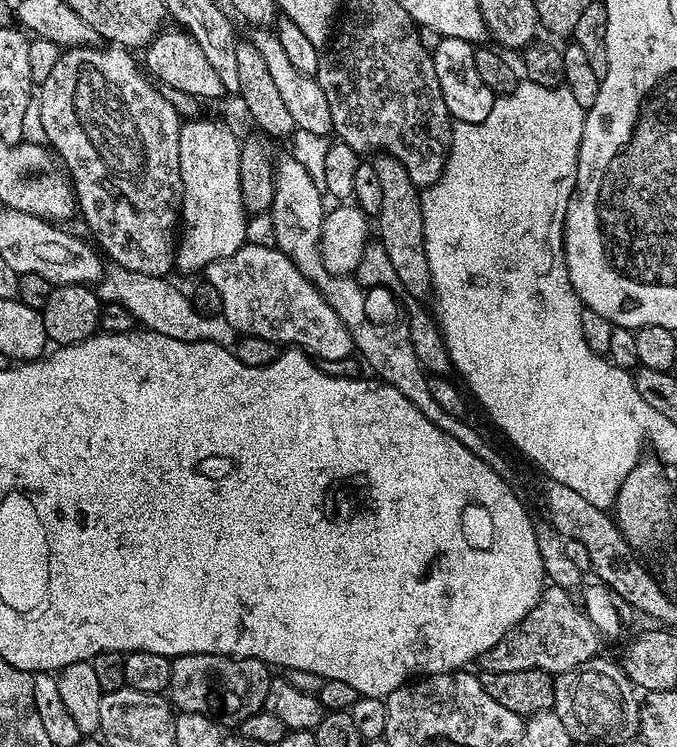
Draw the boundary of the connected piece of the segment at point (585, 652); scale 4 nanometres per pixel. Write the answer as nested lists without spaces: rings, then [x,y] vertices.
[[[555,586],[545,587],[540,600],[516,625],[482,657],[484,672],[506,670],[542,670],[559,674],[576,668],[597,655],[598,633],[581,605],[569,598],[566,590]]]

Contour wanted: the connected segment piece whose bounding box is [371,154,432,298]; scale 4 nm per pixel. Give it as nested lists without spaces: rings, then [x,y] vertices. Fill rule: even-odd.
[[[380,154],[371,161],[374,171],[382,185],[382,210],[375,217],[374,228],[380,231],[378,242],[386,250],[398,279],[411,296],[427,297],[432,290],[432,275],[430,266],[426,262],[424,253],[424,219],[420,198],[421,189],[412,181],[410,174],[406,174],[406,166],[398,162],[393,156]]]

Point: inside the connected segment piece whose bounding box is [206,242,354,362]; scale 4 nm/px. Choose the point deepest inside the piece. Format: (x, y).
(263, 294)

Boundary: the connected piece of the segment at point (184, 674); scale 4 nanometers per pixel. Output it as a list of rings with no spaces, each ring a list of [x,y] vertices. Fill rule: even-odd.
[[[186,654],[172,660],[167,695],[180,712],[202,714],[224,726],[239,726],[250,714],[263,709],[266,690],[270,690],[274,678],[268,672],[269,665],[252,656]]]

